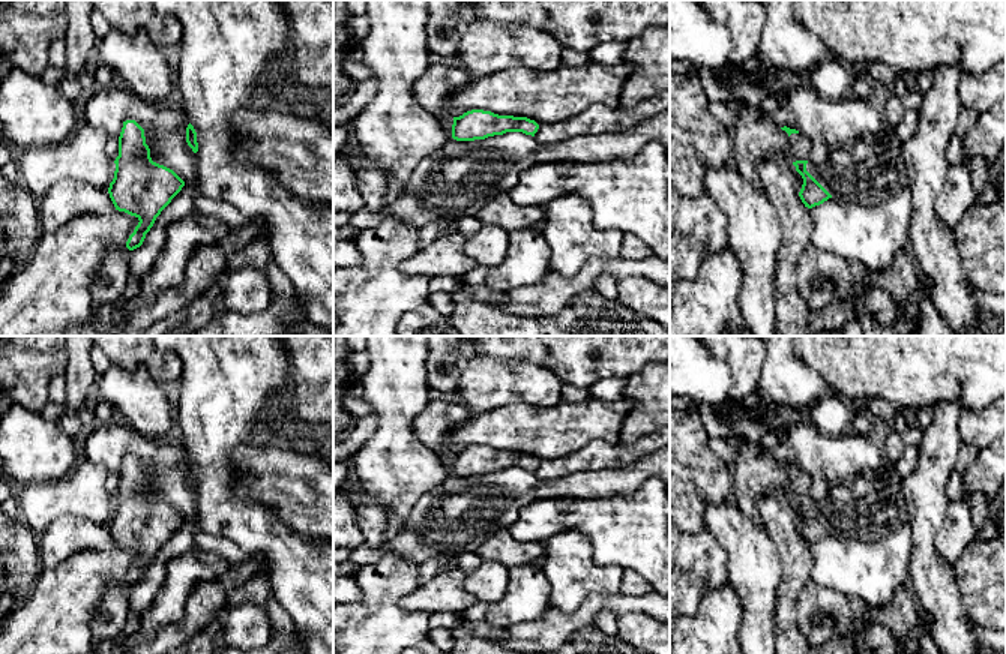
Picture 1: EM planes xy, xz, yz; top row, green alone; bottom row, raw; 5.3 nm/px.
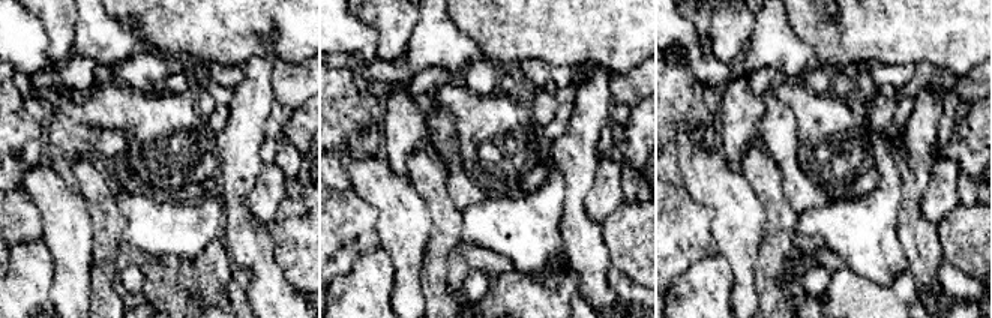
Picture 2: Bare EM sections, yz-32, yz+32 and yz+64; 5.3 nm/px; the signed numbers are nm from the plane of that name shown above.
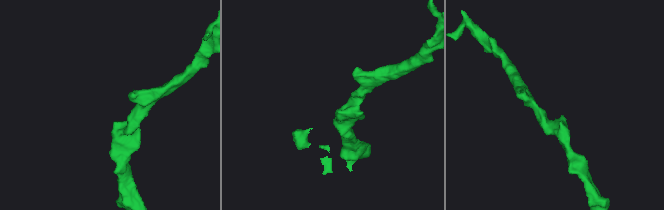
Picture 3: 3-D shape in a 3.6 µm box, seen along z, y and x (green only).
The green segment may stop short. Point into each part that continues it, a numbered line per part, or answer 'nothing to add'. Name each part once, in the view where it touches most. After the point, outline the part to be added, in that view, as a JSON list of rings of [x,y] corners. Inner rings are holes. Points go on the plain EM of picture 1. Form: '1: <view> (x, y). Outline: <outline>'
nothing to add

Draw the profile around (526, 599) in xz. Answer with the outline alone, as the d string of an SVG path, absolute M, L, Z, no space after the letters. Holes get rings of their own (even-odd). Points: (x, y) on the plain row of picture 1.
M539 562L511 567L505 596L488 604L485 622L509 628L536 621L551 608L548 594L550 585Z

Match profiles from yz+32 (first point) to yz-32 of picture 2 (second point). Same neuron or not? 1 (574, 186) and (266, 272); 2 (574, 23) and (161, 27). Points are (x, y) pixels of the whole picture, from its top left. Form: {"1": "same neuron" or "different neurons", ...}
{"1": "same neuron", "2": "same neuron"}

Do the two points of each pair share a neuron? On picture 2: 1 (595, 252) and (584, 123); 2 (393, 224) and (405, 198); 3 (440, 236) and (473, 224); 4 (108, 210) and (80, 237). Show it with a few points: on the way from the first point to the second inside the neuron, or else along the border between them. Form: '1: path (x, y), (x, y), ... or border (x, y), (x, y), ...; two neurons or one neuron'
1: path (577, 221), (578, 155); one neuron
2: path (399, 218), (401, 204); one neuron
3: border (462, 210), (459, 239); two neurons
4: border (78, 194), (92, 218), (92, 261); two neurons

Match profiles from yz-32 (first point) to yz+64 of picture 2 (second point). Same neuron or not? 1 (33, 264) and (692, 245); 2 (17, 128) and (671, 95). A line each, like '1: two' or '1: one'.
1: two
2: one

